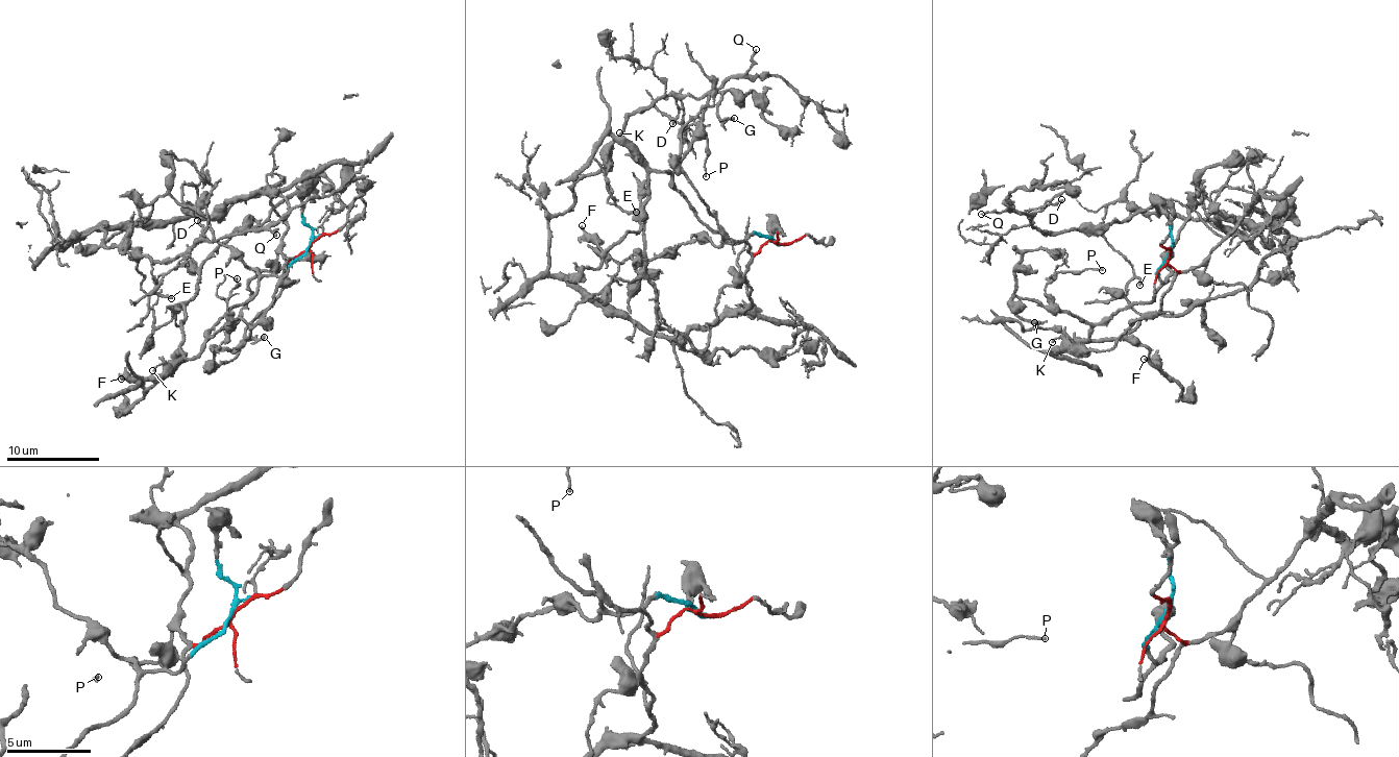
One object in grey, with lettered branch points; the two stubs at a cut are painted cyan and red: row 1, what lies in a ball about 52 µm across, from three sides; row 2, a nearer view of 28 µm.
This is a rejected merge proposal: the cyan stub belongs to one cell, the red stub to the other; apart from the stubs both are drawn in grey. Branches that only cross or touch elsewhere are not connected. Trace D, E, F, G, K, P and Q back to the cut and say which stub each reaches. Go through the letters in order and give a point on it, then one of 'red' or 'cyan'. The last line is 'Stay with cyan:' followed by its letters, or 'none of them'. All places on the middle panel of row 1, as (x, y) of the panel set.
D: at (672, 123); red
E: at (636, 212); red
F: at (582, 225); cyan
G: at (734, 118); cyan
K: at (619, 132); cyan
P: at (706, 176); cyan
Q: at (756, 49); red
Stay with cyan: F, G, K, P

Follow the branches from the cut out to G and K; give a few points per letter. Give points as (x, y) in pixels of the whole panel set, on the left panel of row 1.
G: (310, 243), (279, 275), (266, 275), (231, 308), (207, 340), (238, 318), (248, 339), (265, 336)
K: (310, 243), (279, 275), (266, 275), (244, 303), (234, 304), (209, 333), (196, 356), (157, 365), (152, 370)

